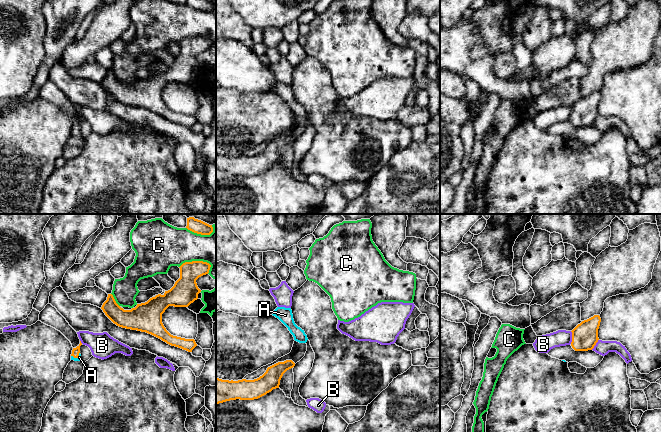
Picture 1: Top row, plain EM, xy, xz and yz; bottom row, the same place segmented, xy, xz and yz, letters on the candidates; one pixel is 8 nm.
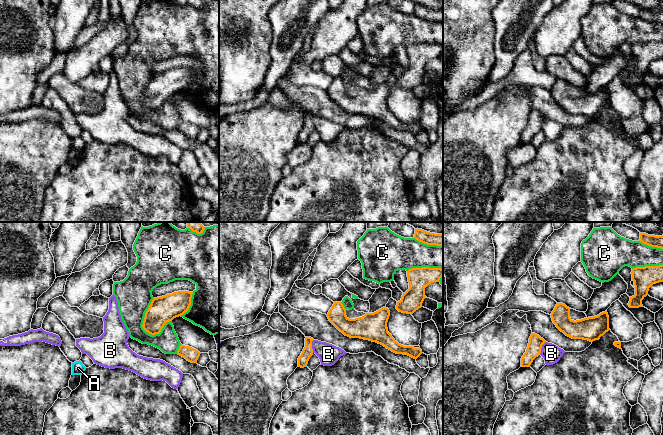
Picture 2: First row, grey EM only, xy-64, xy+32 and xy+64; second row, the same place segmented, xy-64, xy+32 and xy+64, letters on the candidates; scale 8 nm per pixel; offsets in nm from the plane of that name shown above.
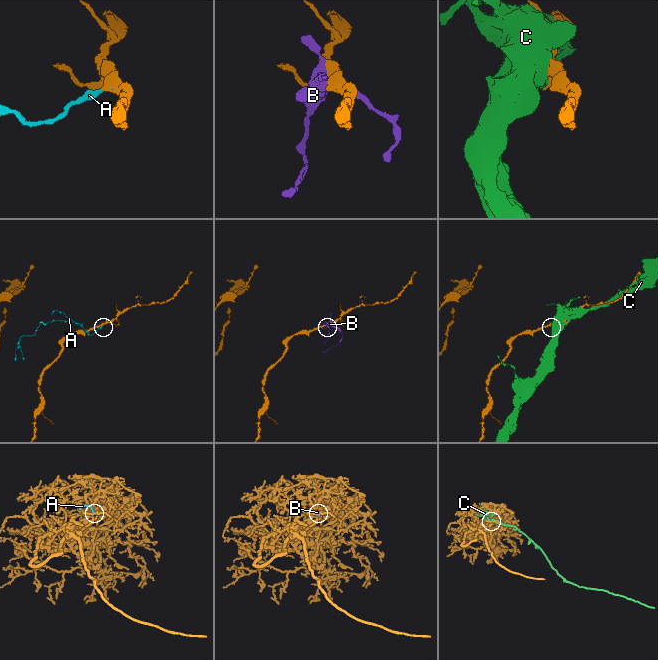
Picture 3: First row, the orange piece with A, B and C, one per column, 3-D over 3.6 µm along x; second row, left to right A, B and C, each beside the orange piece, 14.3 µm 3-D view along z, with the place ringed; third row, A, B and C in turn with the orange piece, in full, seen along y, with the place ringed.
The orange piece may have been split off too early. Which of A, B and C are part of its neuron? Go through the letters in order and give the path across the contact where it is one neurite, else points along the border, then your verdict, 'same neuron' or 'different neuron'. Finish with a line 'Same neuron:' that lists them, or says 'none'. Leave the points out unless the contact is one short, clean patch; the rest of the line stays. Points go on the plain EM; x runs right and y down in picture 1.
A: across xy (75, 128), (76, 133), (79, 133) | same neuron
B: different neuron
C: different neuron
Same neuron: A

